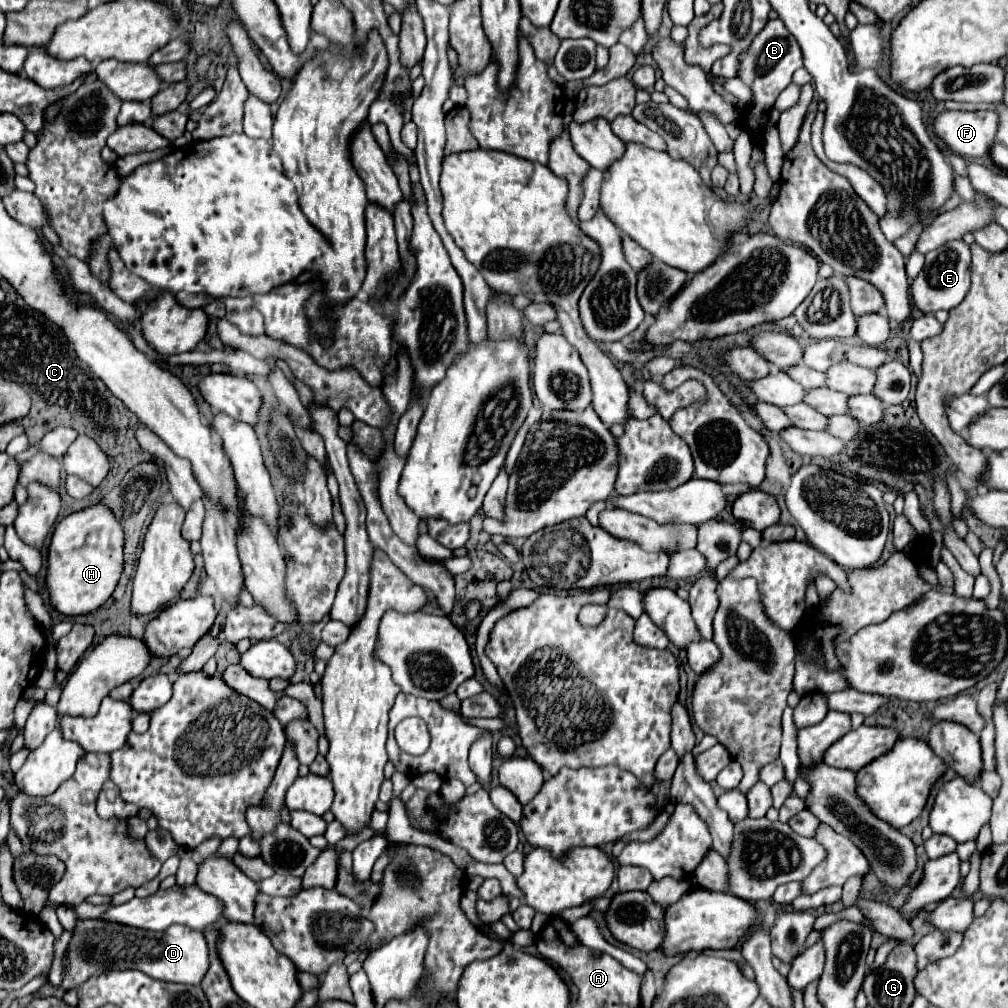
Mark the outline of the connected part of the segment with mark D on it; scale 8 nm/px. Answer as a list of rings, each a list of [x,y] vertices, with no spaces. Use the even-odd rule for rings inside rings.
[[[80,920],[70,940],[70,968],[60,988],[76,988],[96,972],[136,968],[150,978],[182,984],[200,984],[208,972],[208,942],[200,930],[174,926],[166,932],[146,932],[140,928],[122,928],[120,924],[102,924],[102,920]]]

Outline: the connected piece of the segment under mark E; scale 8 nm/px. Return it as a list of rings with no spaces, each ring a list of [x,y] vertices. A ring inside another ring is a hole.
[[[952,240],[944,246],[926,254],[926,264],[918,278],[912,282],[912,302],[924,314],[934,314],[938,310],[952,310],[958,306],[970,290],[970,246],[964,240]]]

